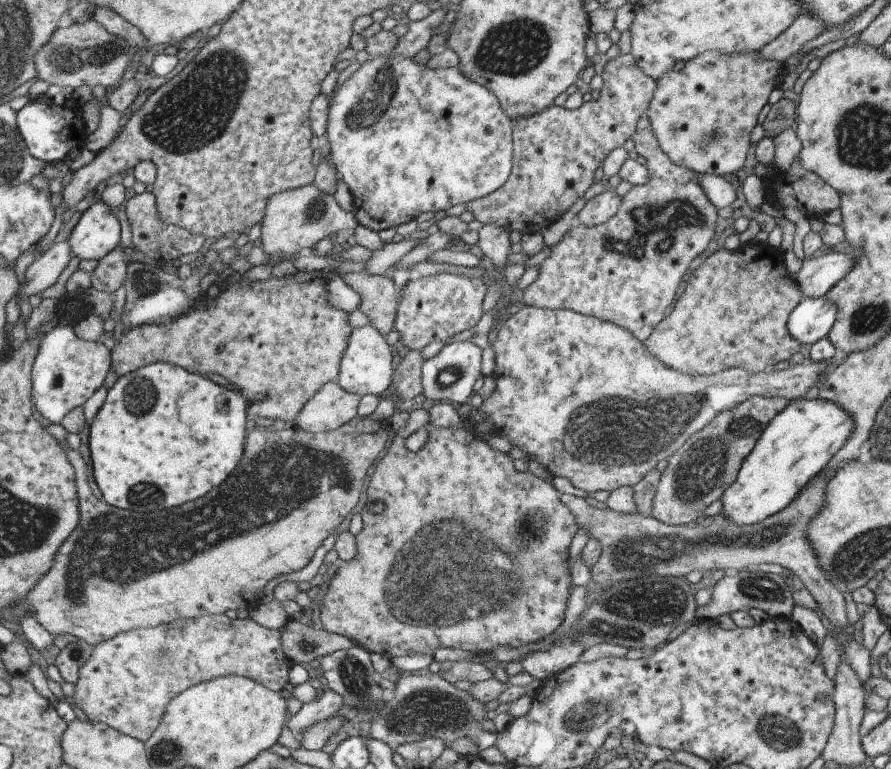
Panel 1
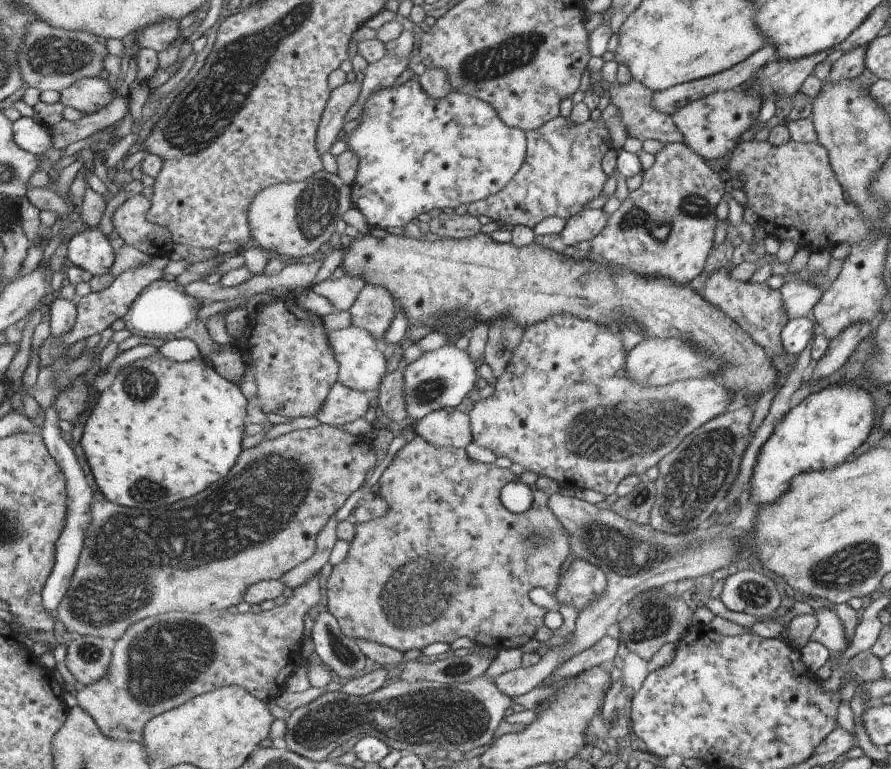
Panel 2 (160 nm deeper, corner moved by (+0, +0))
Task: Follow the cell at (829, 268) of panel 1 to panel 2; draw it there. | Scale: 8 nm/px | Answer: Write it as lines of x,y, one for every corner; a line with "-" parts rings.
795,275
787,277
778,291
787,321
810,316
813,305
822,295
817,288

